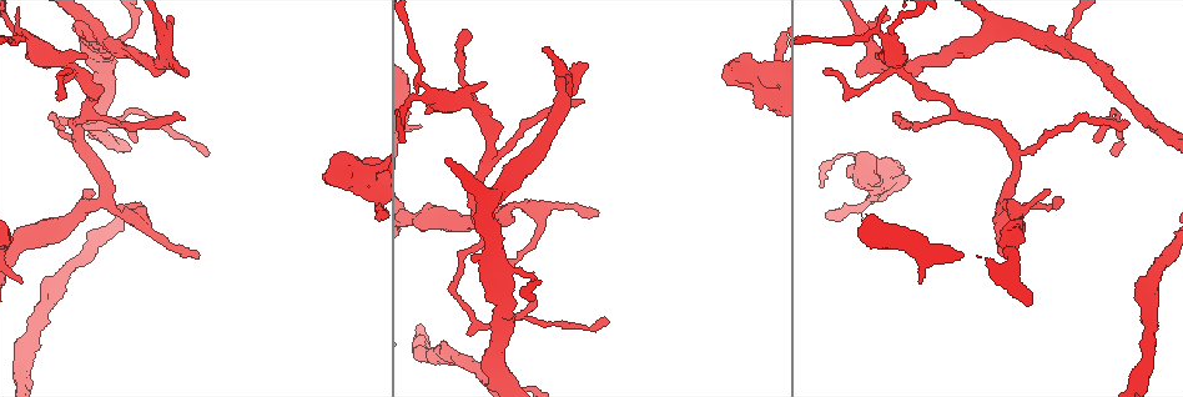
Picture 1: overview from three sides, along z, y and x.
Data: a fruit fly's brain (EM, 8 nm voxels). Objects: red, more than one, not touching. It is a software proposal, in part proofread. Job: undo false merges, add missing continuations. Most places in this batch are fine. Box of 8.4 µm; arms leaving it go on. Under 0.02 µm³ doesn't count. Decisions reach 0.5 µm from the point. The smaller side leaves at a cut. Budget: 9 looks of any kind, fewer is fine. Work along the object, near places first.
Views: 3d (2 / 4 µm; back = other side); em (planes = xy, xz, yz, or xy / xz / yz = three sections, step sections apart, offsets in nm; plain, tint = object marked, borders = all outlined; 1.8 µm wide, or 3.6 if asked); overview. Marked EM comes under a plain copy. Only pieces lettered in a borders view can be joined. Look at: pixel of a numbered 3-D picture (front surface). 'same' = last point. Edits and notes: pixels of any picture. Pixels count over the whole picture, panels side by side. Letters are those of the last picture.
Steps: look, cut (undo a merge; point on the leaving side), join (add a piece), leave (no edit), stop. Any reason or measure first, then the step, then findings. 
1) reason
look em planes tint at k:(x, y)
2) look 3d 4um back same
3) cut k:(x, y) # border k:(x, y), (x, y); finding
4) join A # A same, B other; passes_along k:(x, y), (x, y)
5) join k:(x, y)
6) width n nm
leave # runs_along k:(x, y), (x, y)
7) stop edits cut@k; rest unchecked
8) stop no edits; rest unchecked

thick end
look 3d 2um at 1:(919, 282)

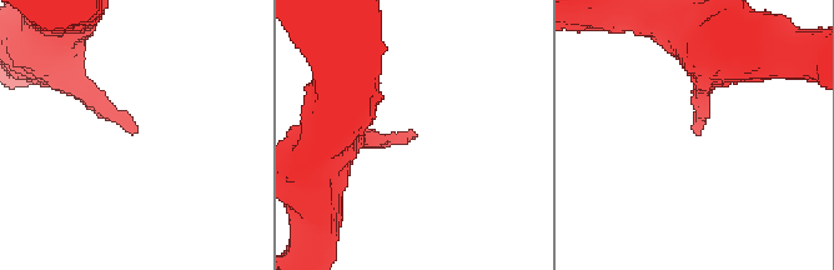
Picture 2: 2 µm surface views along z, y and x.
need the tissue
look em planes tint at 2:(134, 131)

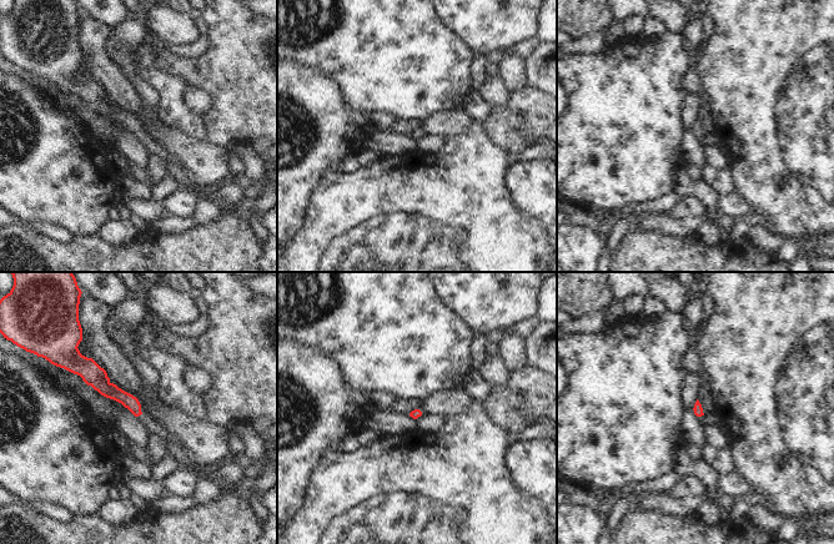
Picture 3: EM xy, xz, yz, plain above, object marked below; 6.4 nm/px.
what lies round it
look em planes borders same

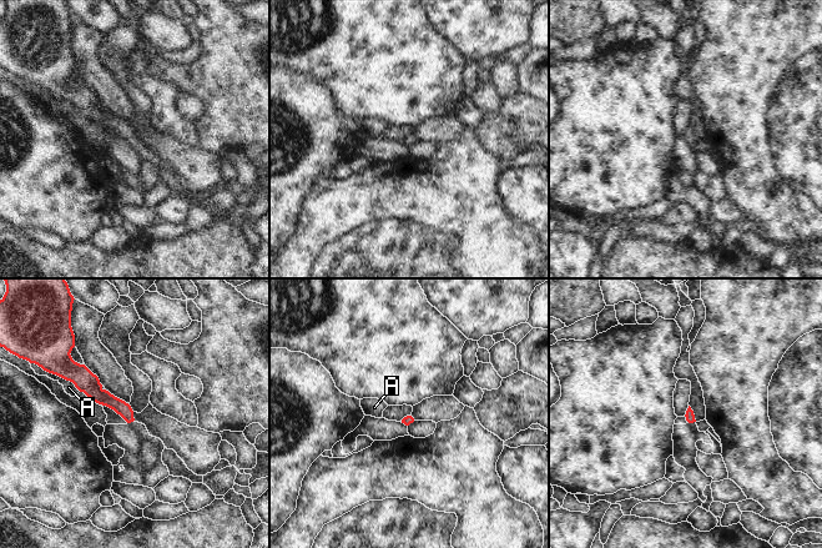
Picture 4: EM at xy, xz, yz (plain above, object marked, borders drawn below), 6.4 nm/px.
leave # A other; runs_along 4:(72, 371), (130, 418); none of them fits

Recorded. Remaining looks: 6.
sharp bend
look 3d 2um at 1:(497, 211)

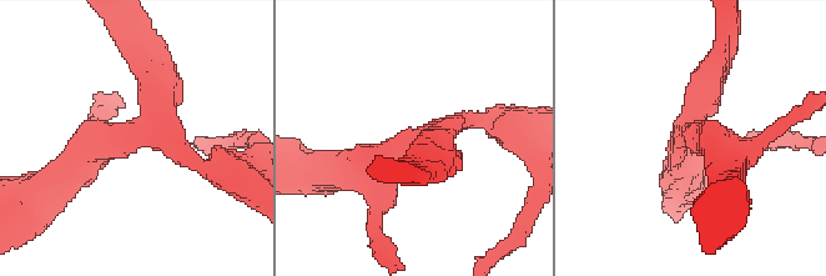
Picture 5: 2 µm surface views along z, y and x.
need the tissue
look em planes tint at 5:(134, 133)

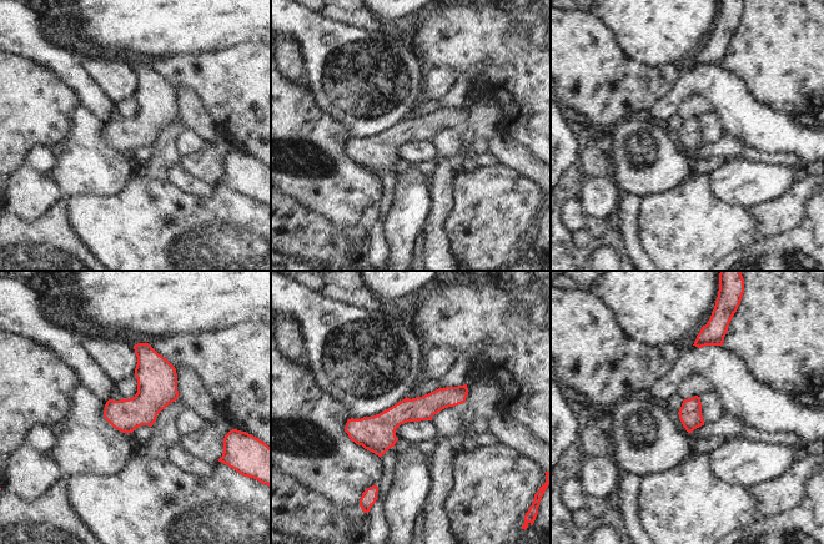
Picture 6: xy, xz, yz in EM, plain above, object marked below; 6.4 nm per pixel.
look em planes borders same

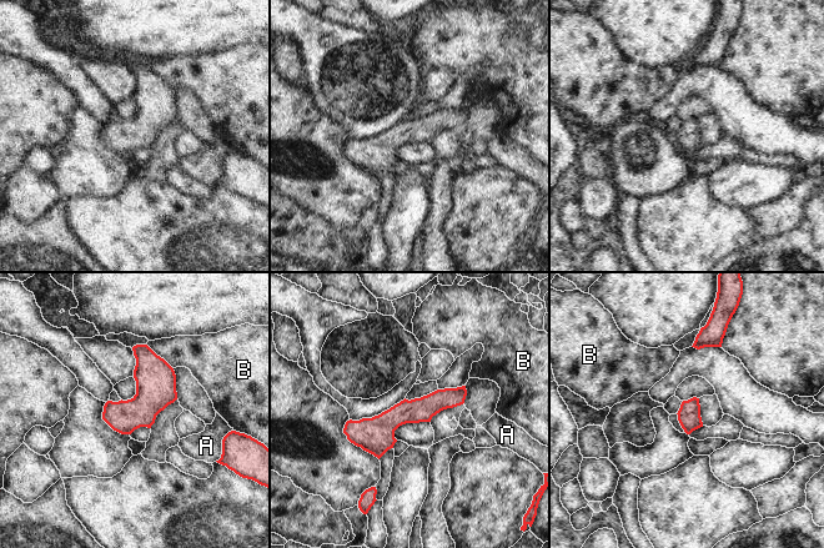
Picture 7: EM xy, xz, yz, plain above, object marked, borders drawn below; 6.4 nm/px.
width 140 nm
leave # A other, B other; runs_along 7:(463, 392), (378, 431), (347, 431); one neuron here

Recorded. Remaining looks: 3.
free end
look em 3.6um xy step 4 tint at 1:(596, 215)

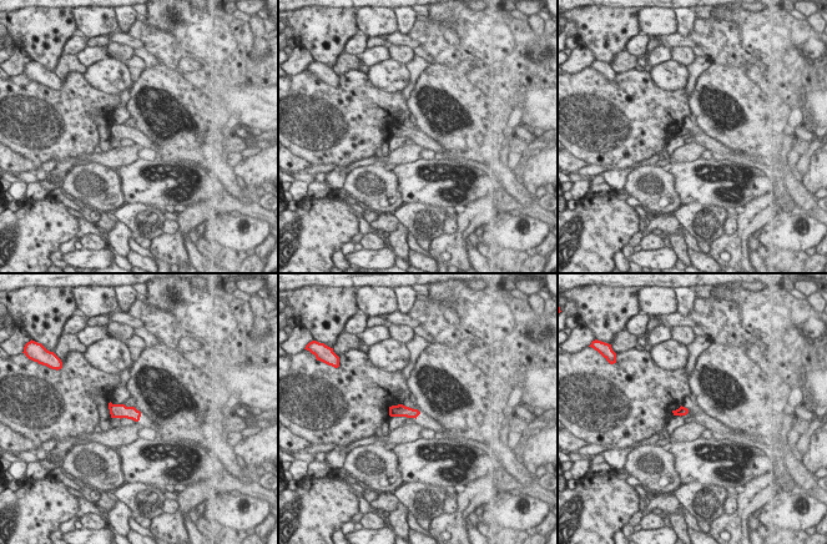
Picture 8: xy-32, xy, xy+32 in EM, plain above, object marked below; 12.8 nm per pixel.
another direction
look em 3.6um planes borders same

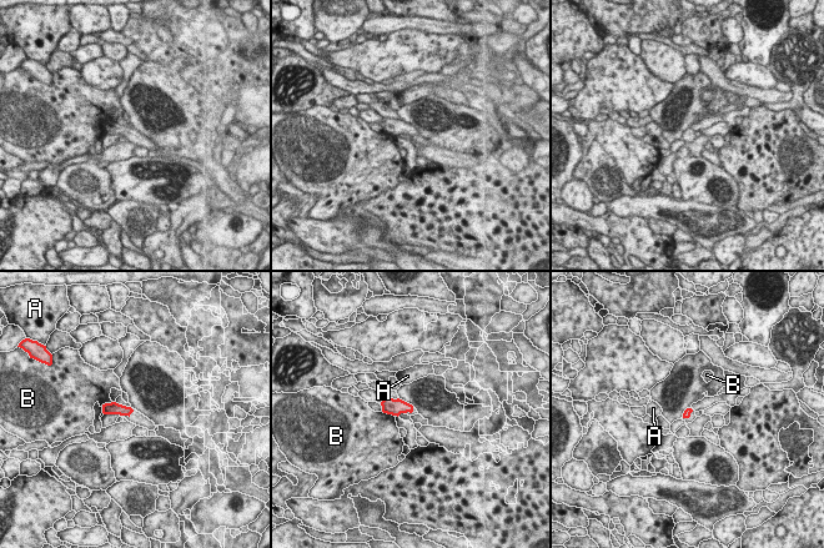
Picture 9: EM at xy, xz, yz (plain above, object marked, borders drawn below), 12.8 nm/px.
width 100 nm
leave # A other, B other; none of them fits

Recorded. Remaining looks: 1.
thin end
look em planes borders at 1:(185, 118)

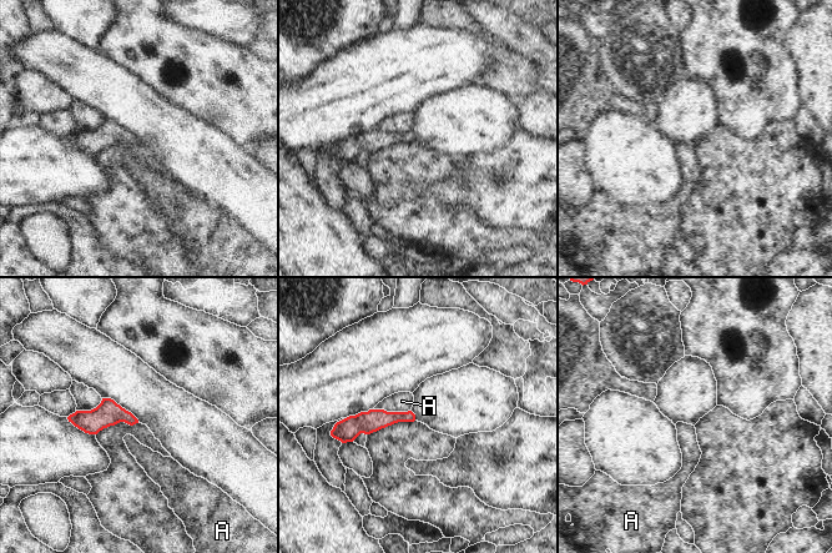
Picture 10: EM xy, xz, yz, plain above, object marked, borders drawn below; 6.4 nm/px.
leave # A other; border 10:(373, 408), (409, 411); no lettered piece goes on from it

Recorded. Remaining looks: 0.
stop no edits; rest unchecked

